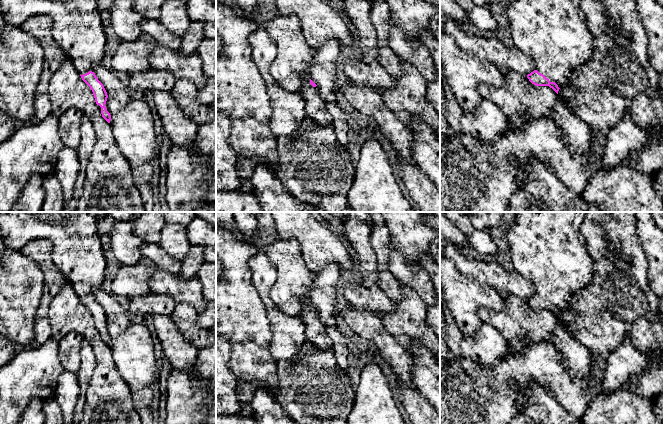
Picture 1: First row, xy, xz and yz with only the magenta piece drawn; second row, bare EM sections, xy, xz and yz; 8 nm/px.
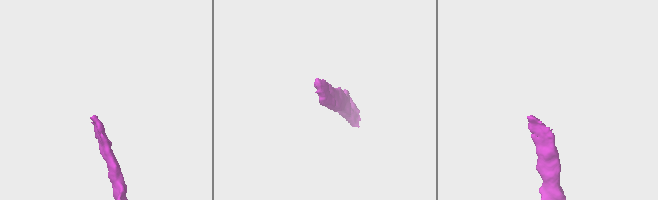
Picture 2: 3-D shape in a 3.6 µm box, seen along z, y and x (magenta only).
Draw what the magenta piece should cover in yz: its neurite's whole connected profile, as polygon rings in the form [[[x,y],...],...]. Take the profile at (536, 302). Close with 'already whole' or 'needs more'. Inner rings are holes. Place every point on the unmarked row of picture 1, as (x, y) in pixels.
[[[516,212],[515,222],[506,233],[509,242],[509,251],[513,266],[517,273],[533,286],[535,294],[527,299],[529,305],[536,310],[549,310],[557,318],[560,312],[570,308],[570,299],[578,291],[589,285],[593,277],[593,260],[586,248],[586,241],[581,233],[581,225],[584,221],[585,212]]]; needs more

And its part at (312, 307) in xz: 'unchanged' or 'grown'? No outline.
grown

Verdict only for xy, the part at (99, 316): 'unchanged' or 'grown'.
grown

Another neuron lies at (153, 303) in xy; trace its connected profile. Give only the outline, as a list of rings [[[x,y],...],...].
[[[150,292],[144,296],[129,300],[128,312],[135,314],[149,314],[170,316],[174,311],[176,302],[165,294]]]

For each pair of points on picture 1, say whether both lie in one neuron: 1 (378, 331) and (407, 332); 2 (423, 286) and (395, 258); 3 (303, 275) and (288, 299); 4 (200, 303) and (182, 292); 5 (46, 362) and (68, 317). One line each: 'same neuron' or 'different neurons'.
1: different neurons
2: same neuron
3: same neuron
4: same neuron
5: different neurons

